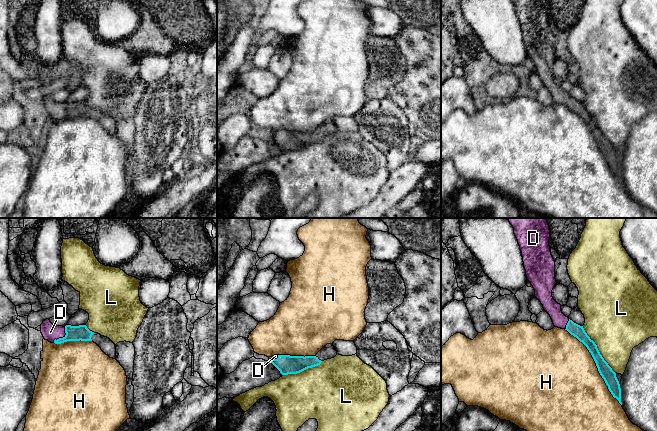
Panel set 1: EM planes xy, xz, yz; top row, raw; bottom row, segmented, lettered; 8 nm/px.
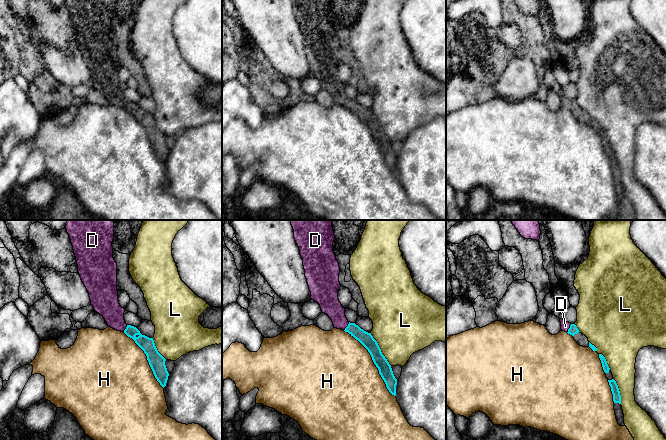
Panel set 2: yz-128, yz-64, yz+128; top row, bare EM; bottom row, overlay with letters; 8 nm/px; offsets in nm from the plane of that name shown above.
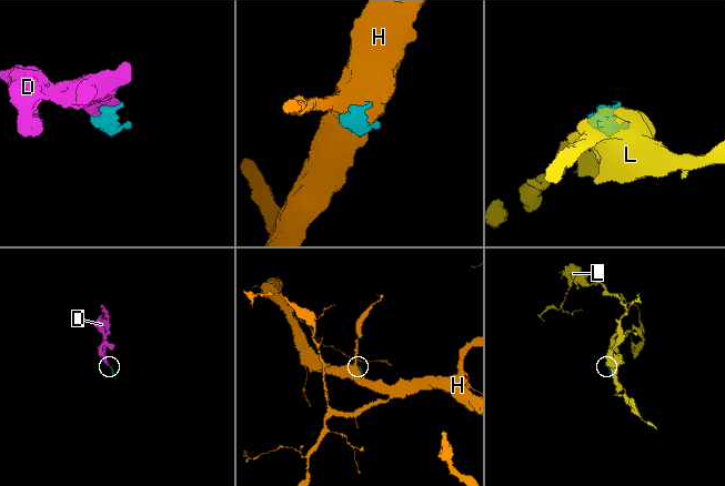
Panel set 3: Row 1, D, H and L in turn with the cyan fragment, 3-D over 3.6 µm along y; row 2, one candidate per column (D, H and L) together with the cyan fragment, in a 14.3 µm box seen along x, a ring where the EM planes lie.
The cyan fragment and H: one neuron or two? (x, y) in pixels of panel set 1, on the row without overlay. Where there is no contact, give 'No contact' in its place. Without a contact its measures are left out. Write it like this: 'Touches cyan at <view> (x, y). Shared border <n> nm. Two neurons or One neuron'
Touches cyan at yz (596, 141). Shared border 750 nm. Two neurons

